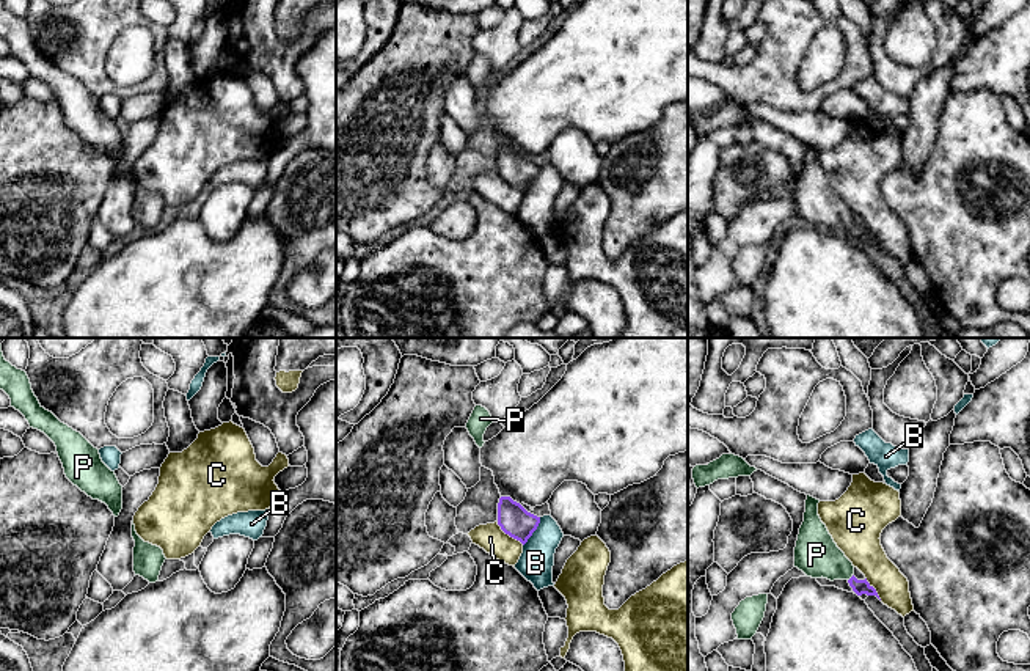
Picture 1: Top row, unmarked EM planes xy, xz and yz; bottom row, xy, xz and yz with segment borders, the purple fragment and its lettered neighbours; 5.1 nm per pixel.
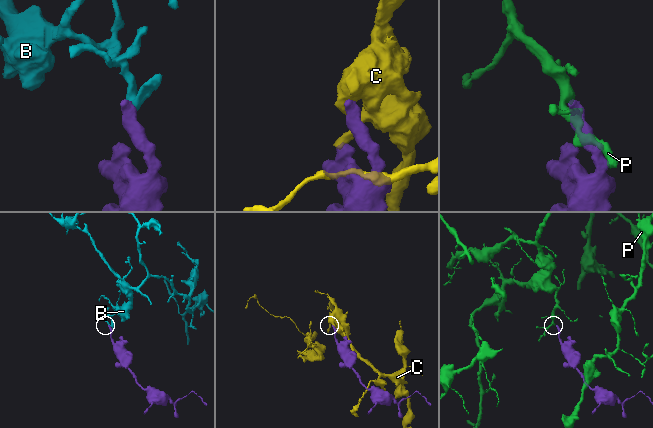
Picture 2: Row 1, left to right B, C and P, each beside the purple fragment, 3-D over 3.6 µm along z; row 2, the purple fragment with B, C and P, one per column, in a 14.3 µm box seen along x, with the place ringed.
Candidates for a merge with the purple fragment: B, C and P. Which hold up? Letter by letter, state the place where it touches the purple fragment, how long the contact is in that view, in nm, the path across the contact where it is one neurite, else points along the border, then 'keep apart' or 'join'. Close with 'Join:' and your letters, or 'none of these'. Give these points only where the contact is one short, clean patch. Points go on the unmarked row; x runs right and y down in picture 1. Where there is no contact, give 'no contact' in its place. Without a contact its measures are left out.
B: xz (534, 178) | 180 nm | along xz (540, 165), (536, 178), (523, 194) | keep apart
C: xz (509, 183) | 180 nm | keep apart
P: yz (850, 227) | 40 nm | across yz (859, 234), (850, 227), (837, 214), (817, 203) | join
Join: P

